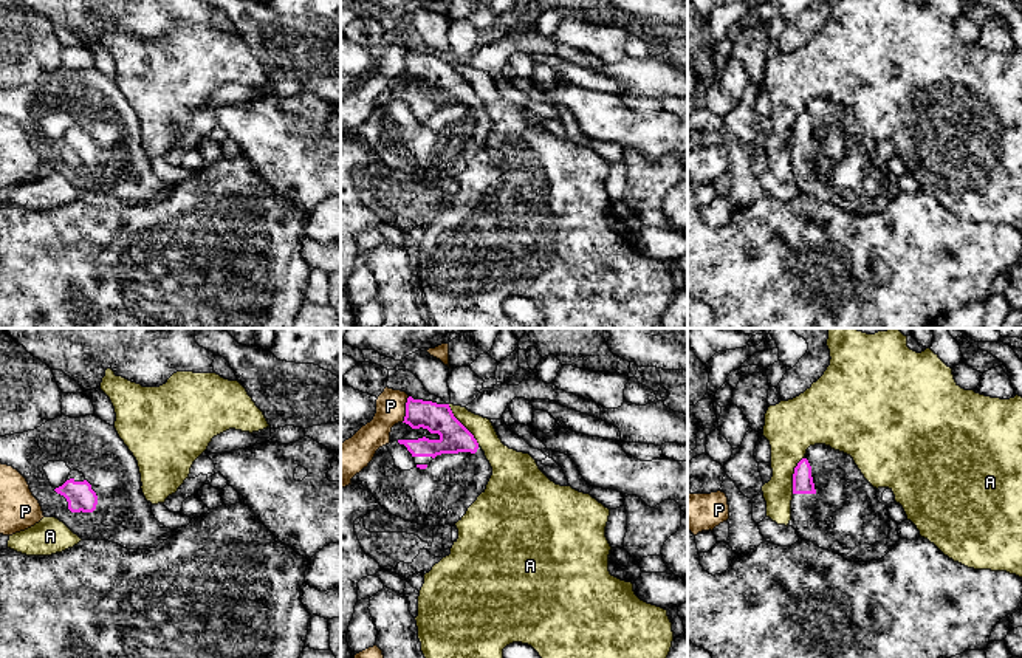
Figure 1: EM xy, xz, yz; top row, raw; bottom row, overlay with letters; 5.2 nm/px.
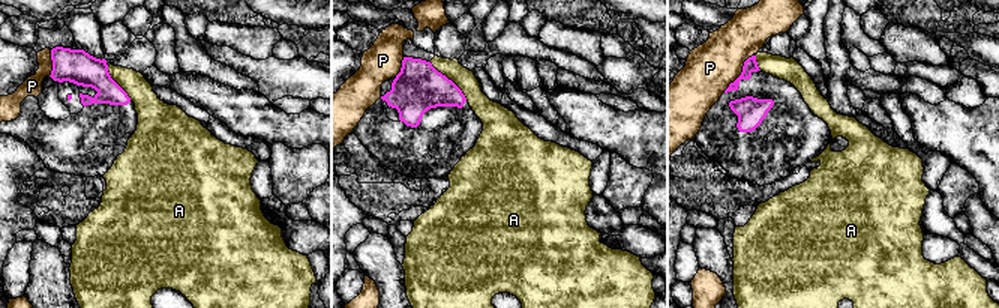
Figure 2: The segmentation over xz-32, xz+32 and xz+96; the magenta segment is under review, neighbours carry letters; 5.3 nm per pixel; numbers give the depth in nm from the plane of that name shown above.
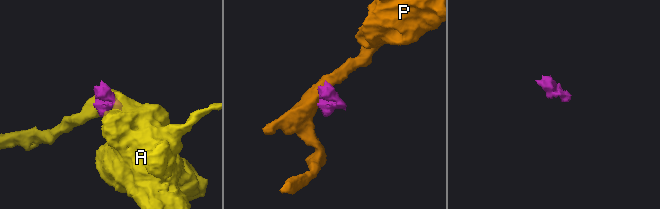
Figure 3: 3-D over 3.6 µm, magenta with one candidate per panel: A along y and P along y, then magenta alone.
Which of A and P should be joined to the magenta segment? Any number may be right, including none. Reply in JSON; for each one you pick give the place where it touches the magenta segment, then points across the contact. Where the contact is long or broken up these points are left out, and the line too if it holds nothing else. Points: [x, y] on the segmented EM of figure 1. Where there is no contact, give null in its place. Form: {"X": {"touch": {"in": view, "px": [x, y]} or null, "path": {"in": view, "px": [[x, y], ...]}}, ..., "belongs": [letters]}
{"belongs": []}

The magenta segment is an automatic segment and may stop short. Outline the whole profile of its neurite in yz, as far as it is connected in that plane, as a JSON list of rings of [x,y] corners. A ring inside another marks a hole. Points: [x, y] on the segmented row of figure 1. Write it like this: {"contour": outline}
{"contour": [[[825,444],[810,446],[794,468],[788,525],[801,539],[852,562],[880,560],[900,540],[898,523],[890,519],[887,506],[878,502],[876,488],[864,478],[850,455]]]}

